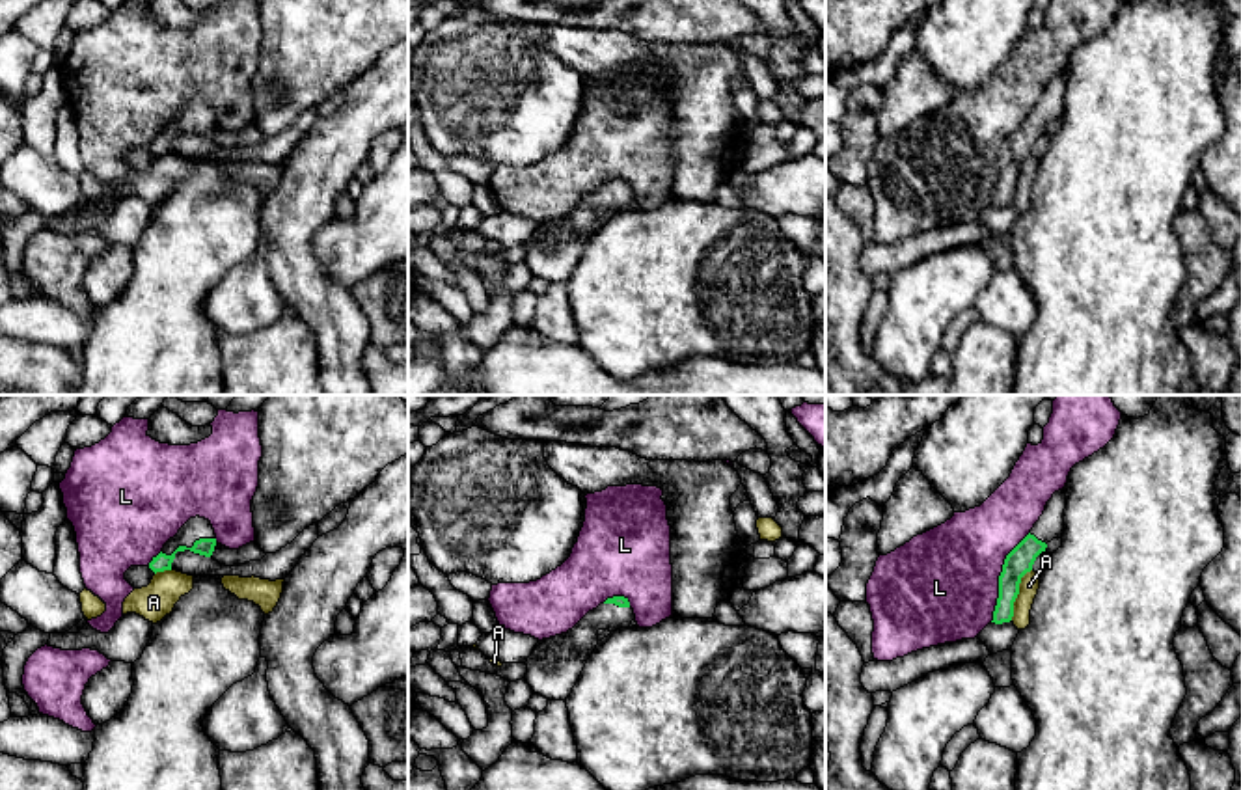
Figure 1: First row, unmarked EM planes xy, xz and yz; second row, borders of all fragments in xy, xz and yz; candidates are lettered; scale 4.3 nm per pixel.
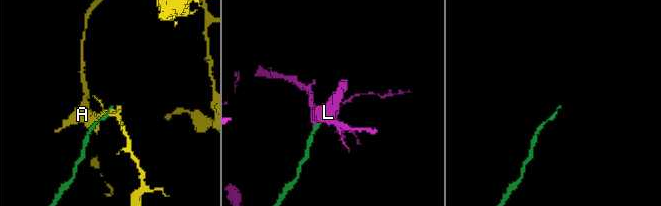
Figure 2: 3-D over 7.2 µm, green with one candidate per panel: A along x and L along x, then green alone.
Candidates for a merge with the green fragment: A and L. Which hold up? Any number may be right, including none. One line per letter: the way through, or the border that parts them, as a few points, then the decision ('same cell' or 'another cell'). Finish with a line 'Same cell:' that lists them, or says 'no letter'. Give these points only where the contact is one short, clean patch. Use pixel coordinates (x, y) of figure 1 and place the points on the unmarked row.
A: another cell
L: another cell
Same cell: no letter

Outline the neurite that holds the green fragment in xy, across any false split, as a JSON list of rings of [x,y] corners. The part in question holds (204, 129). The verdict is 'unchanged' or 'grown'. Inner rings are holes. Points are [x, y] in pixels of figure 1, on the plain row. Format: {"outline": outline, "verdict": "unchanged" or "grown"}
{"outline": [[[190,101],[179,116],[170,121],[162,134],[153,140],[149,151],[157,155],[171,153],[171,145],[177,134],[190,132],[194,136],[211,140],[216,129],[216,117],[209,102],[205,101]]], "verdict": "grown"}

